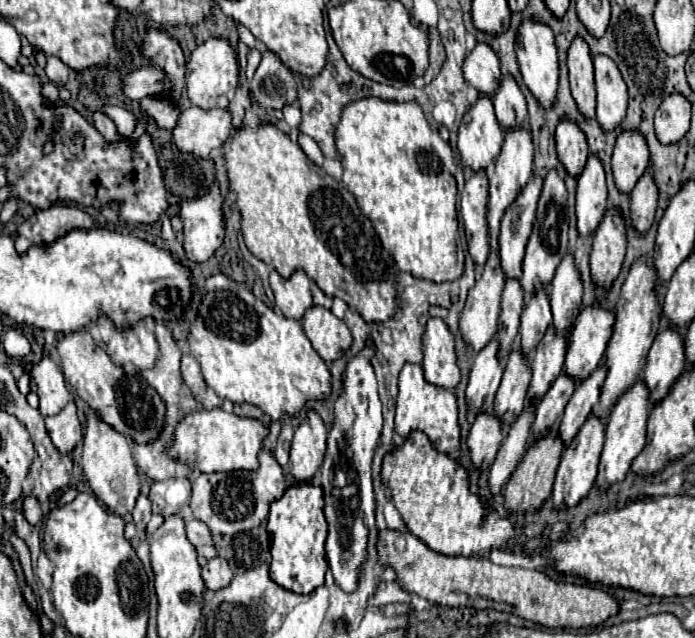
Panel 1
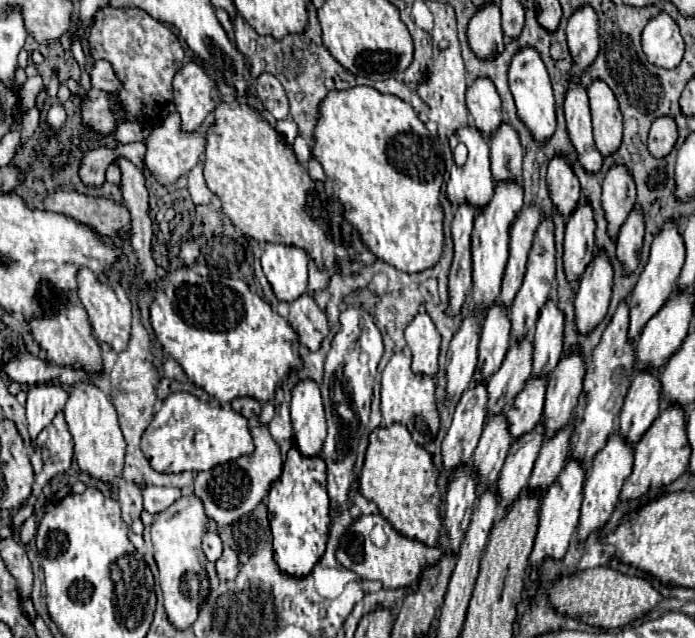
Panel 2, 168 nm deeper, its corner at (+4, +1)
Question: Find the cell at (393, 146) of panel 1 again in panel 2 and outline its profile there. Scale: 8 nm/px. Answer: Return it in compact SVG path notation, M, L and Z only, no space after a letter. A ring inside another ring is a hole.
M371 86L329 92L321 102L313 156L321 162L327 178L331 178L335 196L345 208L345 218L359 230L361 238L379 260L409 274L433 268L441 260L445 236L443 206L439 200L441 176L437 174L437 152L429 130L409 102L381 94Z

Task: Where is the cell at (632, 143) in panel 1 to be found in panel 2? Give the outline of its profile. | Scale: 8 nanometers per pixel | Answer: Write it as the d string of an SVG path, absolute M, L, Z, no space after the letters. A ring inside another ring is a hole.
M613 164L603 182L603 210L609 222L609 234L617 236L621 224L637 202L635 180L625 164Z

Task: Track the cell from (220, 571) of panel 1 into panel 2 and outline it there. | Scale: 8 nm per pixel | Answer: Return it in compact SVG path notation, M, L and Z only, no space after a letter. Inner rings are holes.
M231 548L223 550L223 556L215 562L217 568L217 578L221 582L225 580L233 580L237 576L237 568L239 568L239 560L237 560L237 552Z

